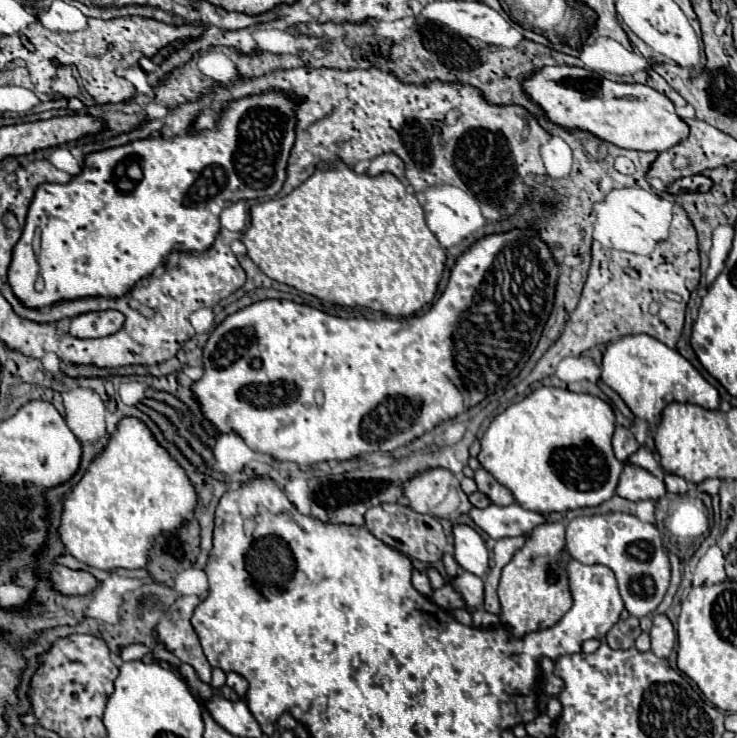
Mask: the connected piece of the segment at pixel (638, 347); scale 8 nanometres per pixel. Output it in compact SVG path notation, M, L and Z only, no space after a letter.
M627 335L609 343L603 355L601 379L623 397L637 417L645 419L649 425L659 421L663 407L671 401L693 403L705 409L719 407L717 389L681 353L649 335Z

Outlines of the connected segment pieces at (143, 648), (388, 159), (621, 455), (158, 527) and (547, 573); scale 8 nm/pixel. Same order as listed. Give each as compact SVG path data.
M129 645L121 651L121 659L123 661L135 661L135 659L143 659L151 649L147 645Z
M383 153L379 157L375 157L371 161L371 167L369 167L369 175L379 175L379 173L385 173L385 171L391 171L397 179L403 179L405 177L405 165L401 161L401 157L397 157L395 153Z
M617 427L615 429L615 435L613 435L613 449L615 449L615 455L619 461L627 461L631 453L635 453L639 449L639 443L635 439L635 435L631 433L631 429L625 429L625 427Z
M123 417L117 423L117 431L109 437L107 447L91 461L83 479L63 497L63 515L59 525L59 539L81 563L95 569L141 569L149 563L151 541L163 531L175 531L187 525L189 517L197 509L197 493L191 485L185 469L161 447L151 429L137 417Z
M549 521L537 525L531 533L527 533L527 537L529 539L525 547L519 549L519 553L511 559L511 563L503 567L497 589L501 601L501 619L517 639L523 639L527 633L539 629L549 629L571 607L571 593L567 589L565 565L559 563L559 553L565 547L565 525Z

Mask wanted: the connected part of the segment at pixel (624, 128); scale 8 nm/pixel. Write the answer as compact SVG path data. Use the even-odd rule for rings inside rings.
M555 65L555 67L543 67L539 69L531 79L523 81L523 89L529 93L529 97L543 107L549 121L563 125L567 129L585 129L599 139L605 139L617 147L623 149L639 149L639 151L667 151L675 147L679 141L683 141L689 135L689 125L675 113L673 101L649 85L641 83L617 83L609 81L593 71L581 69L581 67L567 67L567 65Z

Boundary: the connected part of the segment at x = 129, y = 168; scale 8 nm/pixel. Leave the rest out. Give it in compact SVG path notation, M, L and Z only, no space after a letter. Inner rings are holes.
M265 91L265 93L257 93L257 95L247 95L241 97L237 101L231 101L219 115L217 125L213 129L205 129L205 131L195 131L195 133L187 133L183 137L173 137L173 139L165 139L165 137L147 137L147 139L137 139L131 141L127 145L119 145L119 147L111 147L111 149L103 149L103 151L95 151L89 153L85 157L85 165L83 171L79 175L75 175L69 183L65 185L57 185L57 183L43 183L39 185L39 189L35 191L33 203L29 207L29 215L27 215L27 223L23 229L23 235L19 239L19 243L13 249L13 261L9 267L9 285L13 287L13 293L27 305L27 307L49 307L53 303L57 303L59 299L81 299L81 297L93 297L93 295L103 295L103 297L121 297L125 295L129 289L133 289L133 285L151 275L165 259L171 251L205 251L213 245L217 233L219 233L219 215L221 211L239 199L269 199L275 197L287 177L287 161L289 161L289 153L291 147L295 143L295 125L297 125L297 117L295 117L295 107L297 107L299 99L289 93L289 91ZM35 231L39 233L39 263L33 251L33 237ZM37 275L41 275L43 279L43 289L37 291L35 283L37 283Z

